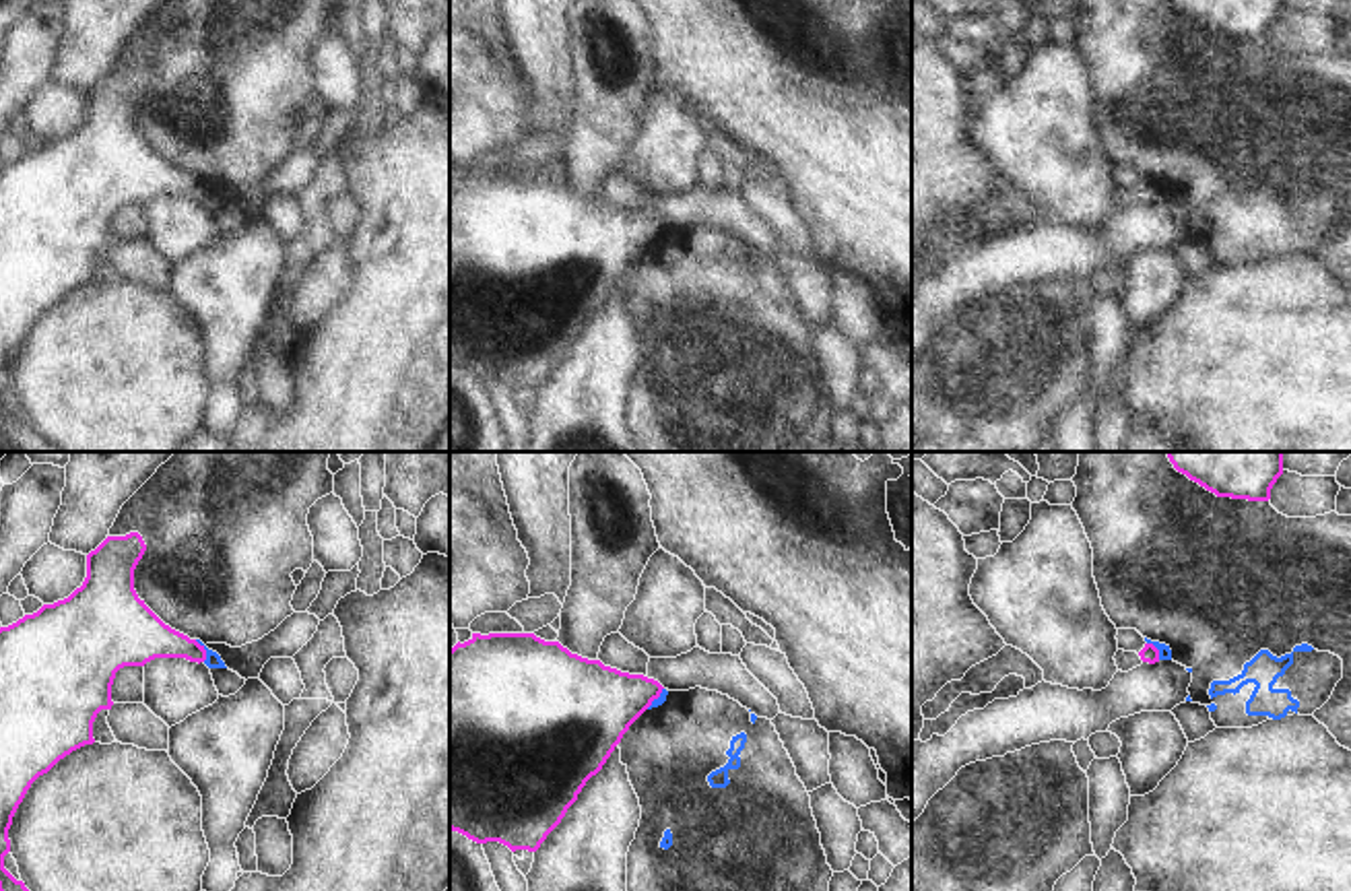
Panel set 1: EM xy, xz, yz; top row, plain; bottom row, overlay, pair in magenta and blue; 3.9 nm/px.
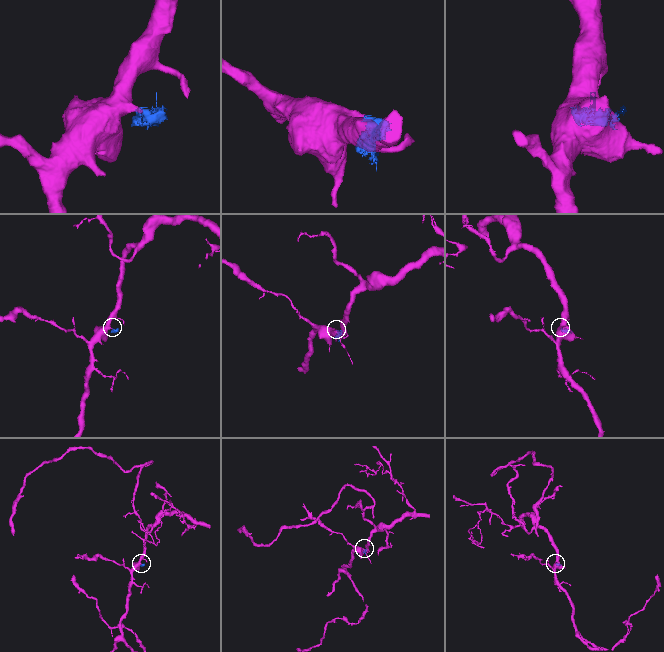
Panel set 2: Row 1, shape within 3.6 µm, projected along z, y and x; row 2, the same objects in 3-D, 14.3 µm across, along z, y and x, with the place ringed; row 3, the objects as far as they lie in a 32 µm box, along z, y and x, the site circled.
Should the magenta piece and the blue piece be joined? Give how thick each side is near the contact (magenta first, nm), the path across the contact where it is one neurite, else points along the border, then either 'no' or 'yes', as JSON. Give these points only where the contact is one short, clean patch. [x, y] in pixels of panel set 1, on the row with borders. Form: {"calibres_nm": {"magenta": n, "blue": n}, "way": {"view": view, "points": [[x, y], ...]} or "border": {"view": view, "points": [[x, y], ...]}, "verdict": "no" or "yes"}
{"calibres_nm": {"magenta": 190, "blue": 60}, "border": {"view": "xy", "points": [[194, 640], [205, 650], [205, 661]]}, "verdict": "no"}

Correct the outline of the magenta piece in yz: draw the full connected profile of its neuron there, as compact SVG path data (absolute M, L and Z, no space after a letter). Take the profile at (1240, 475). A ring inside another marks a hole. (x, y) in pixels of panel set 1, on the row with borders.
M1167 452L1169 462L1217 497L1268 501L1283 452Z

